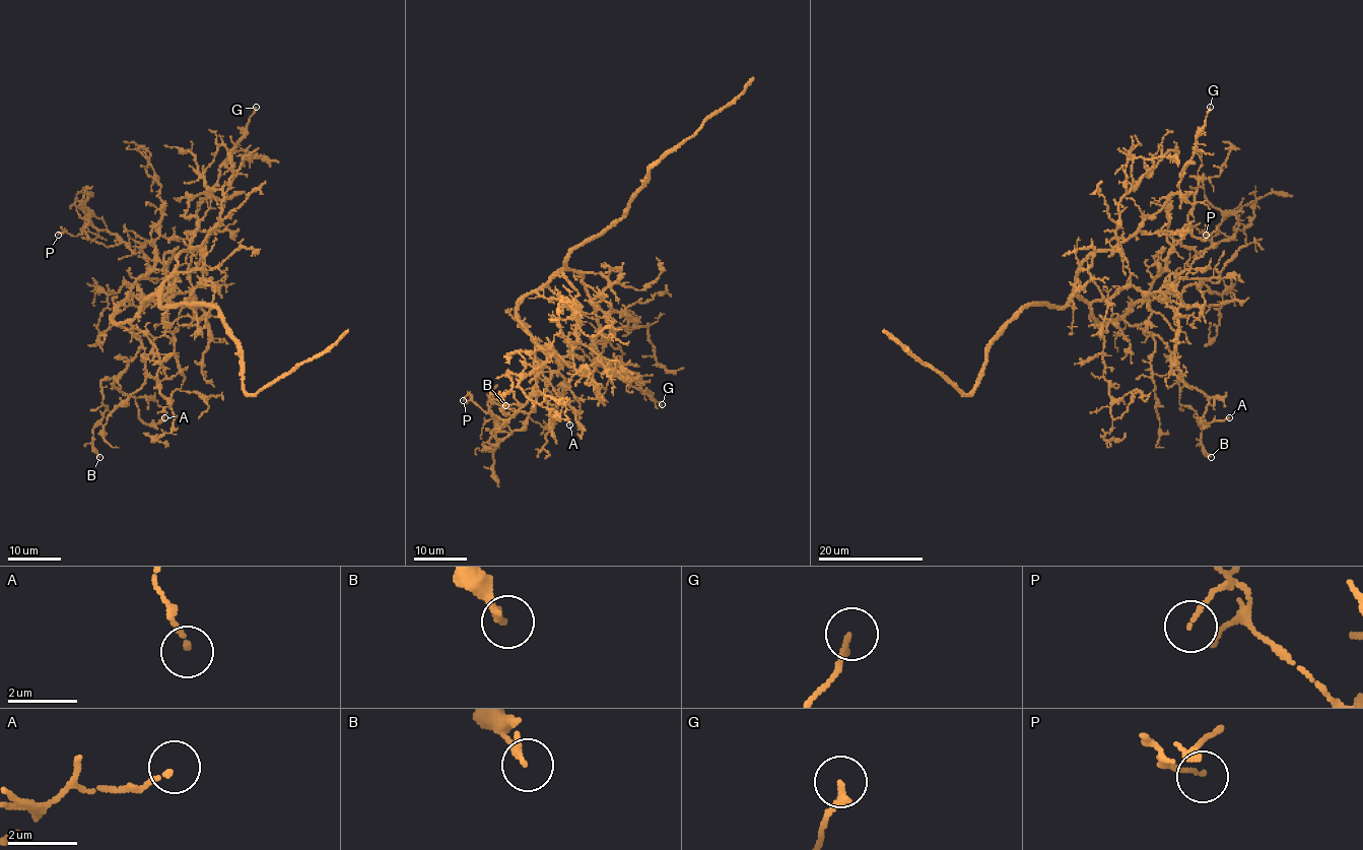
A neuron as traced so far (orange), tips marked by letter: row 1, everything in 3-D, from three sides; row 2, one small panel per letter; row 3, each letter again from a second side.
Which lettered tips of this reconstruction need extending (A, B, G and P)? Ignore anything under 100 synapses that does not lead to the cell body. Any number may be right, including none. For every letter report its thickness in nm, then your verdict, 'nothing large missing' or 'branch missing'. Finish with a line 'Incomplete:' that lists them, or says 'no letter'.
A: 130 nm thick; nothing large missing
B: 200 nm thick; nothing large missing
G: 170 nm thick; nothing large missing
P: 90 nm thick; nothing large missing
Incomplete: no letter

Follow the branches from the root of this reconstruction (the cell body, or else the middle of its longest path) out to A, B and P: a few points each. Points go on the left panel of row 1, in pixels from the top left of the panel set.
A: (149, 299), (133, 319), (112, 319), (140, 339), (113, 386), (135, 399), (144, 422), (157, 423), (164, 417)
B: (149, 299), (133, 319), (112, 319), (140, 345), (122, 371), (101, 382), (107, 409), (93, 429), (99, 457)
P: (149, 299), (133, 319), (112, 319), (155, 262), (149, 243), (134, 253), (93, 215), (81, 234), (58, 235)

